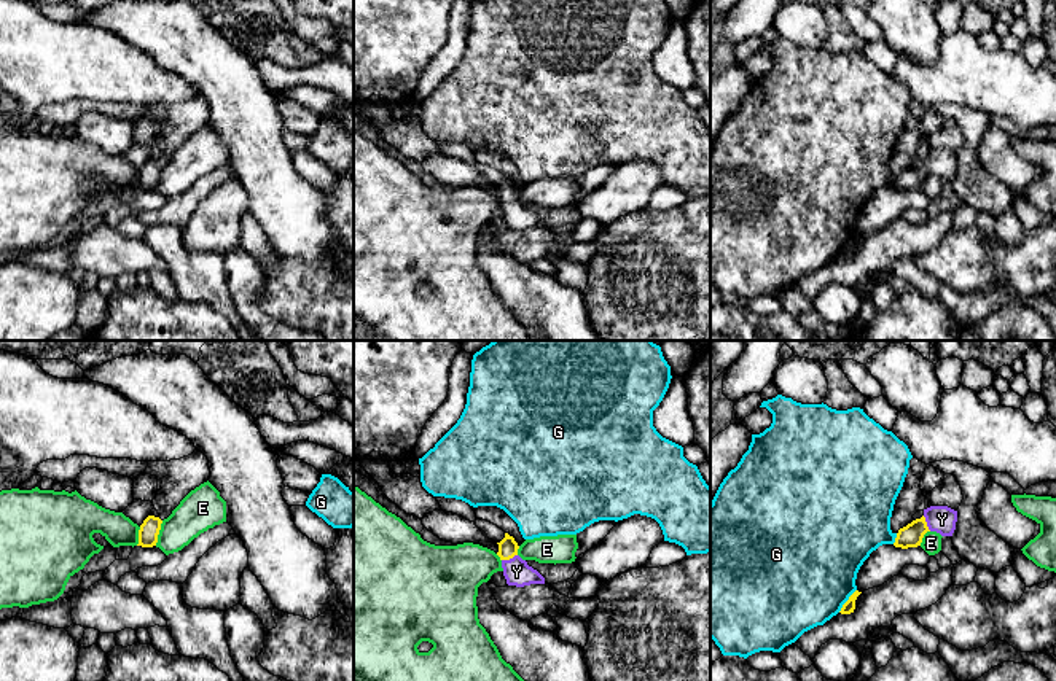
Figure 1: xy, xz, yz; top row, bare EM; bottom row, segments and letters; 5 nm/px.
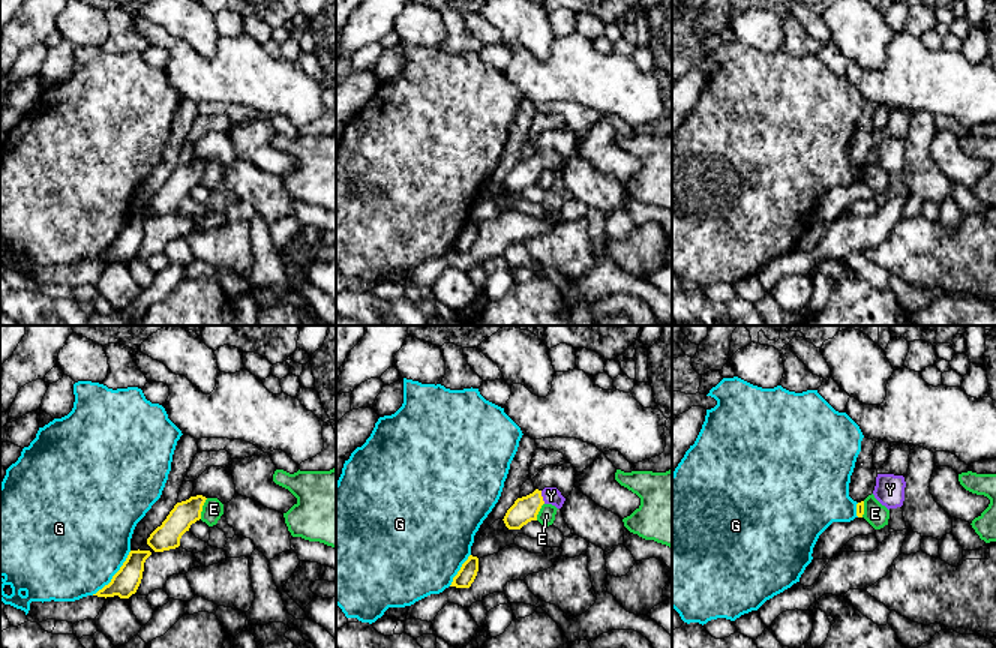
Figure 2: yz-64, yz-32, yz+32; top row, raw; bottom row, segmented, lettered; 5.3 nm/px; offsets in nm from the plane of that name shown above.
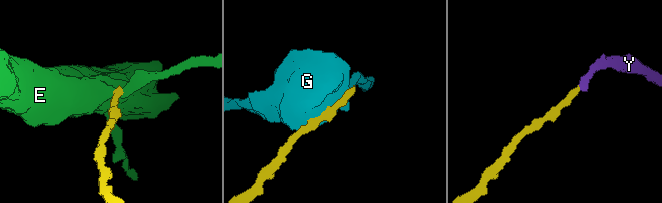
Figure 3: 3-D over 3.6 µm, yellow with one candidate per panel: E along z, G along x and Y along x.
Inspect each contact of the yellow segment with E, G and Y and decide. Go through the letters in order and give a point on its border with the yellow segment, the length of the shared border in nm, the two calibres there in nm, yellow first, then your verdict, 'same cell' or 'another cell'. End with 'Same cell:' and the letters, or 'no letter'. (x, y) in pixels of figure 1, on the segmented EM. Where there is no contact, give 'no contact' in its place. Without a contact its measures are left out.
E: contact xy (158, 533); length 130 nm; calibres 100 and 200 nm; another cell
G: contact yz (848, 600); length 150 nm; calibres 60 and 480 nm; another cell
Y: contact xz (508, 559); length 90 nm; calibres 100 and 140 nm; same cell
Same cell: Y

